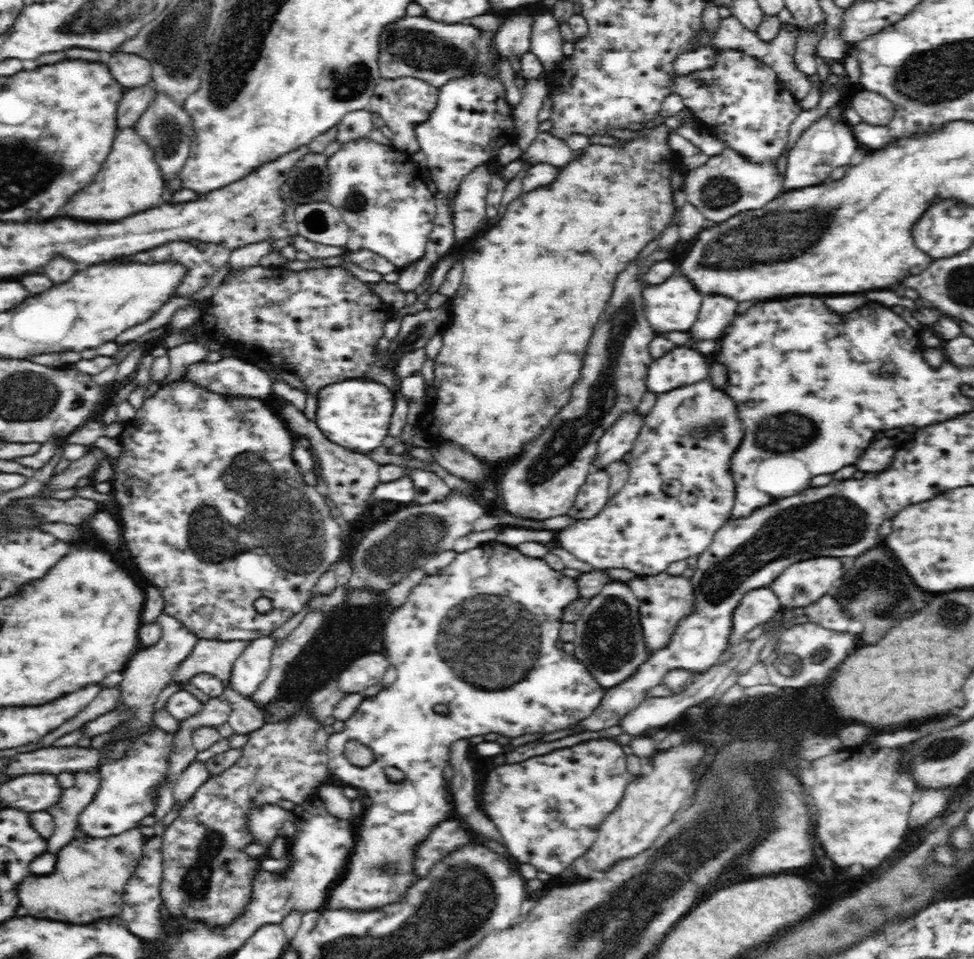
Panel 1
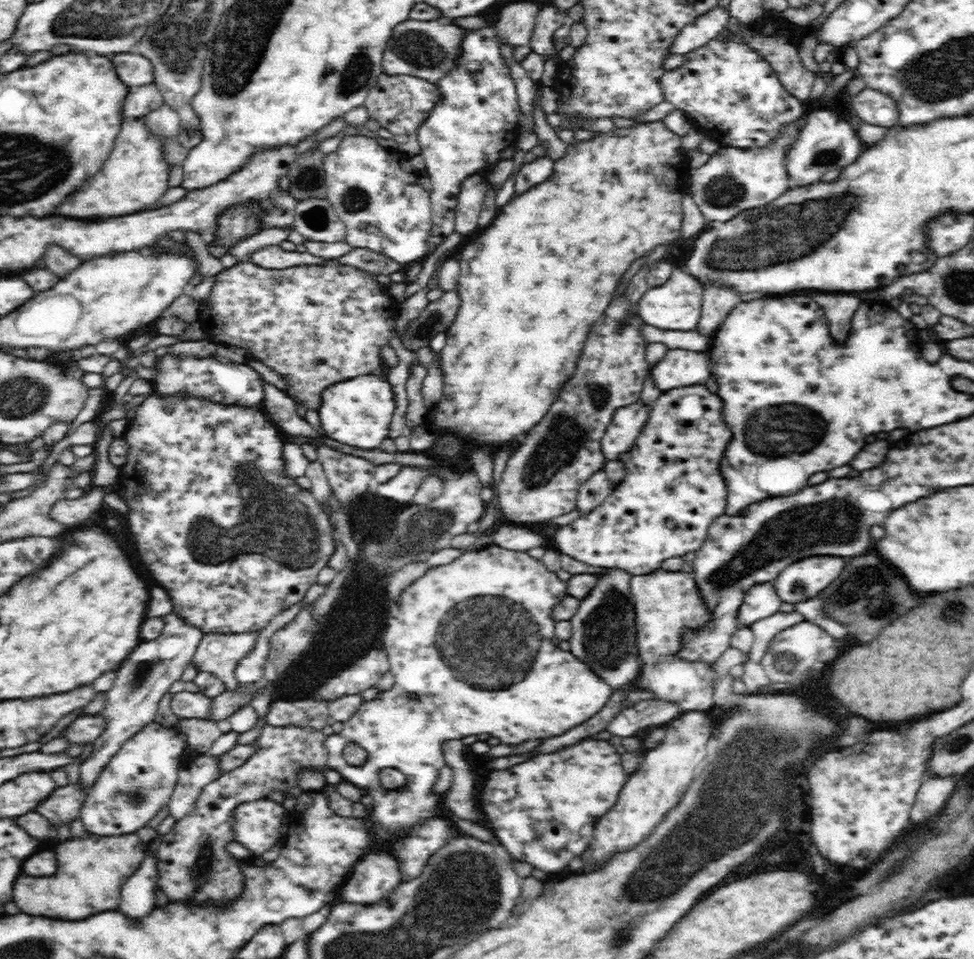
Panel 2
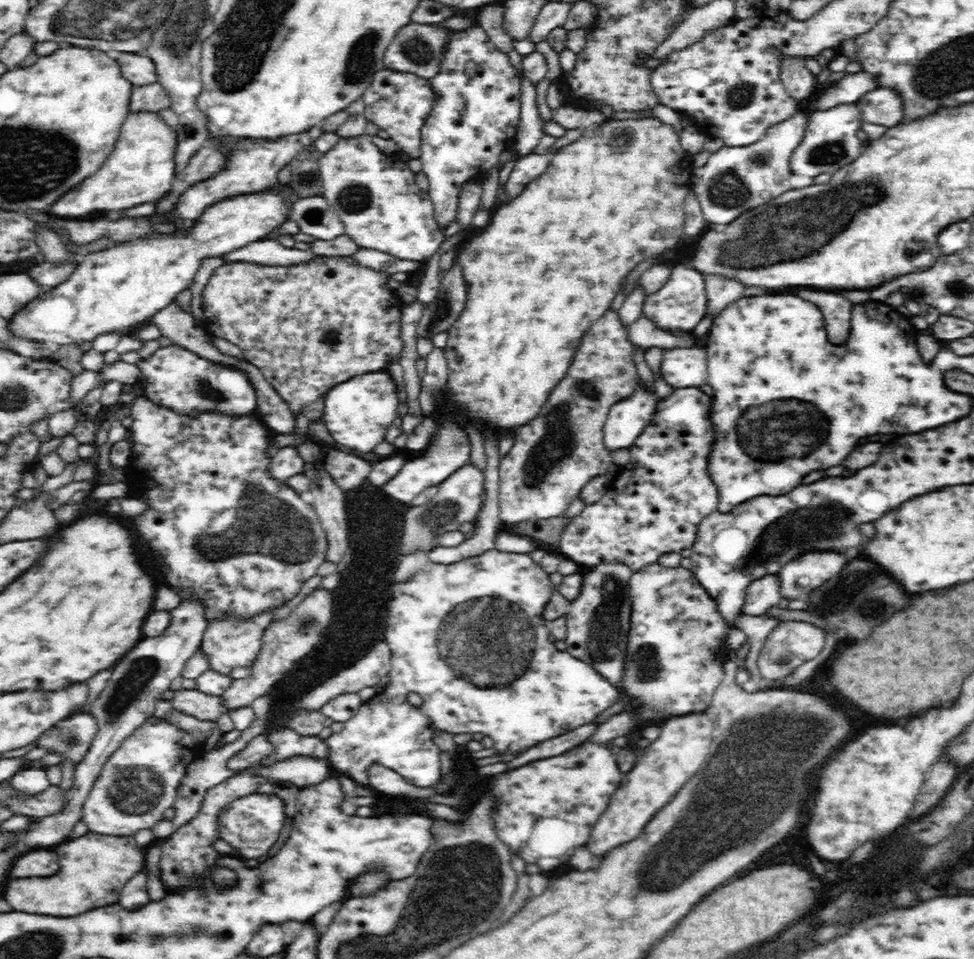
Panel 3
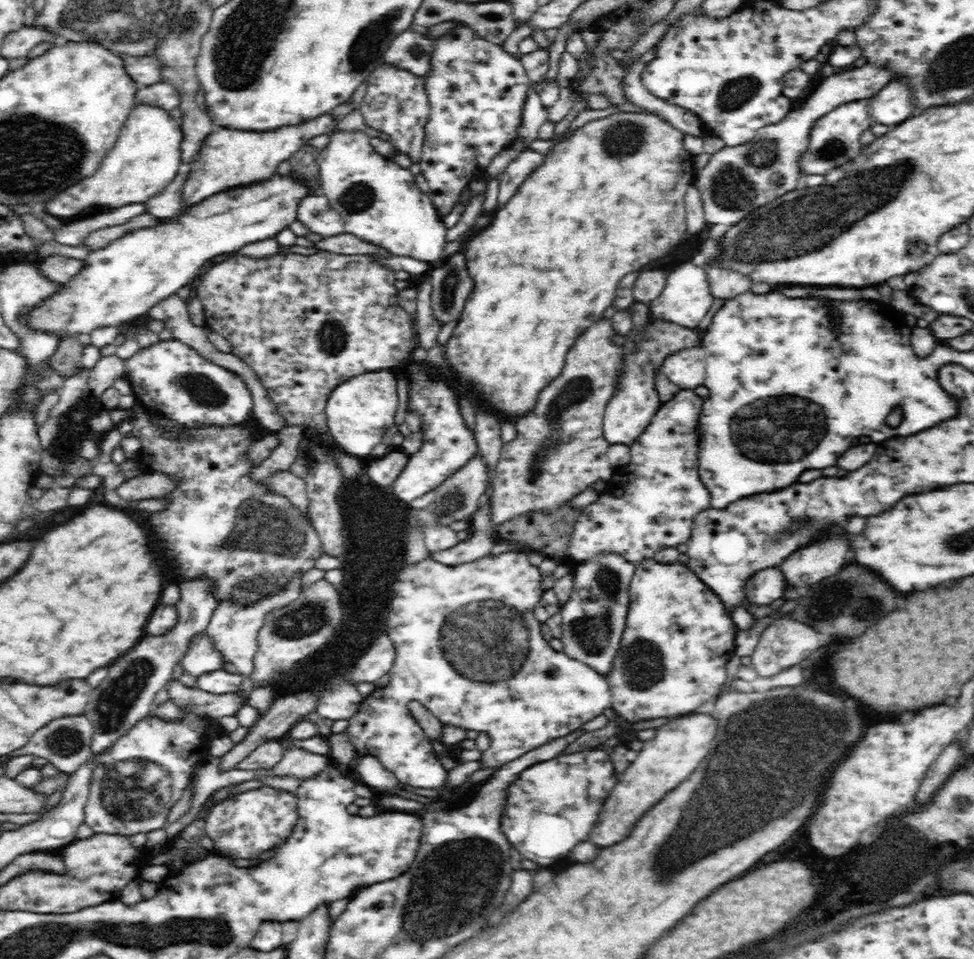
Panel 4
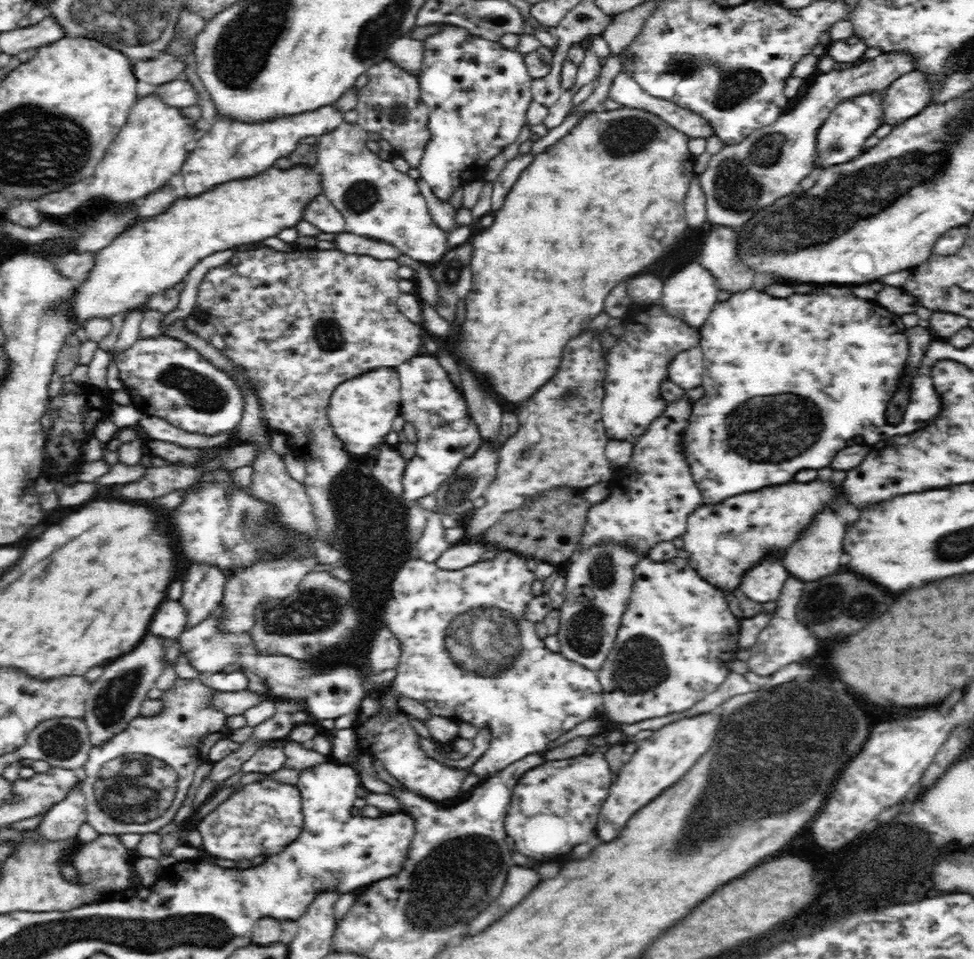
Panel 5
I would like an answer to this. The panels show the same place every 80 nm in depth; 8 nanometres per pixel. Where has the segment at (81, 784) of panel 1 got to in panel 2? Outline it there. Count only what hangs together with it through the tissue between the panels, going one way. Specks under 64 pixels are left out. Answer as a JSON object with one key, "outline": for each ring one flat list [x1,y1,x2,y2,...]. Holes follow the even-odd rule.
{"outline":[[78,785,56,787,38,806,34,804,32,811,44,816,57,826,55,840,62,843,71,838,68,828,73,820,79,818,80,808,86,796,87,792,82,791]]}

